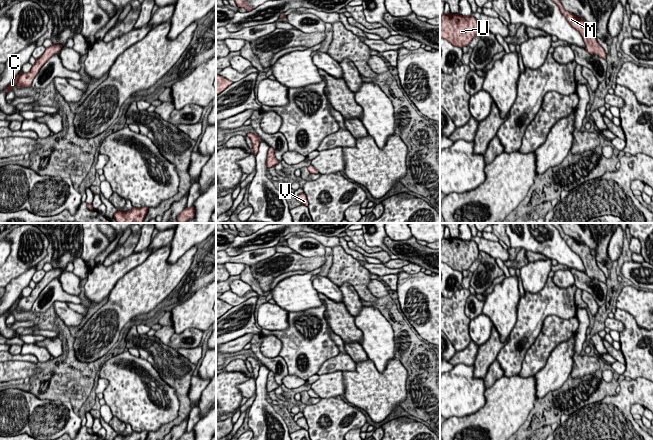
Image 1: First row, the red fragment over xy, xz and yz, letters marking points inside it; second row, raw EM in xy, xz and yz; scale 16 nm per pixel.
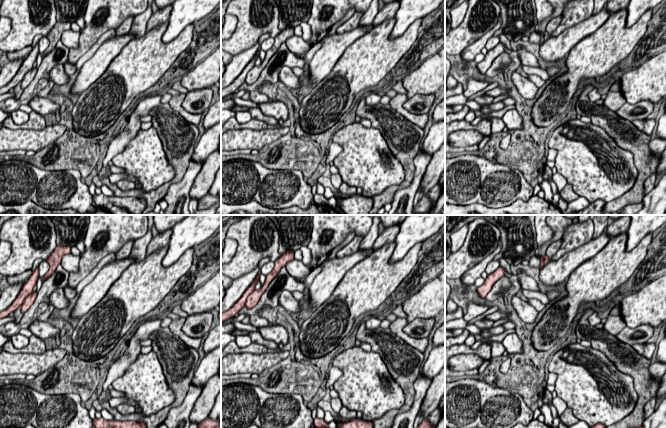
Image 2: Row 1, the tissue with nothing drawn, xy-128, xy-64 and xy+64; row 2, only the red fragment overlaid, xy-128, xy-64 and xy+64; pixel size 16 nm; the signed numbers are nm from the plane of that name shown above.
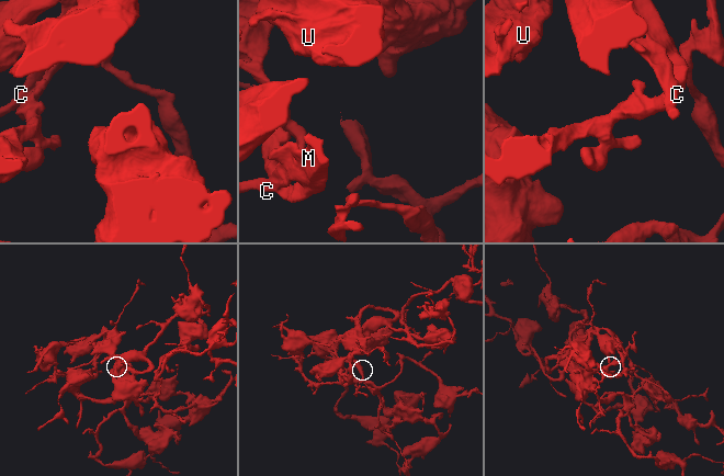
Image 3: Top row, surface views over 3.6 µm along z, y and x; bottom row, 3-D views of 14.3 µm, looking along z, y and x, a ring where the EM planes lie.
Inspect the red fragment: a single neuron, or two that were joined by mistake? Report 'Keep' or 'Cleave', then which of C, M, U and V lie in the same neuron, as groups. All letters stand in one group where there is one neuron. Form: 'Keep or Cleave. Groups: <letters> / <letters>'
Keep. Groups: C M U V

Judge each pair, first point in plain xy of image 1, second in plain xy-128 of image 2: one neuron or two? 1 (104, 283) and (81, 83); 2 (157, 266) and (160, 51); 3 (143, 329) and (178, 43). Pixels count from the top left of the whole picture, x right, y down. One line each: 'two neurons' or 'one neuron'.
1: one neuron
2: one neuron
3: two neurons

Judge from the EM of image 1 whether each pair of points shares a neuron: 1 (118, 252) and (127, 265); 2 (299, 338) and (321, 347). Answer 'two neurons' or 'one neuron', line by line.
1: two neurons
2: one neuron

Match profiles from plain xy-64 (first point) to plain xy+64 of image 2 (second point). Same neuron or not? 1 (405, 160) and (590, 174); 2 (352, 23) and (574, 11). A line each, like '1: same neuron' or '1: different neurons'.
1: different neurons
2: same neuron

